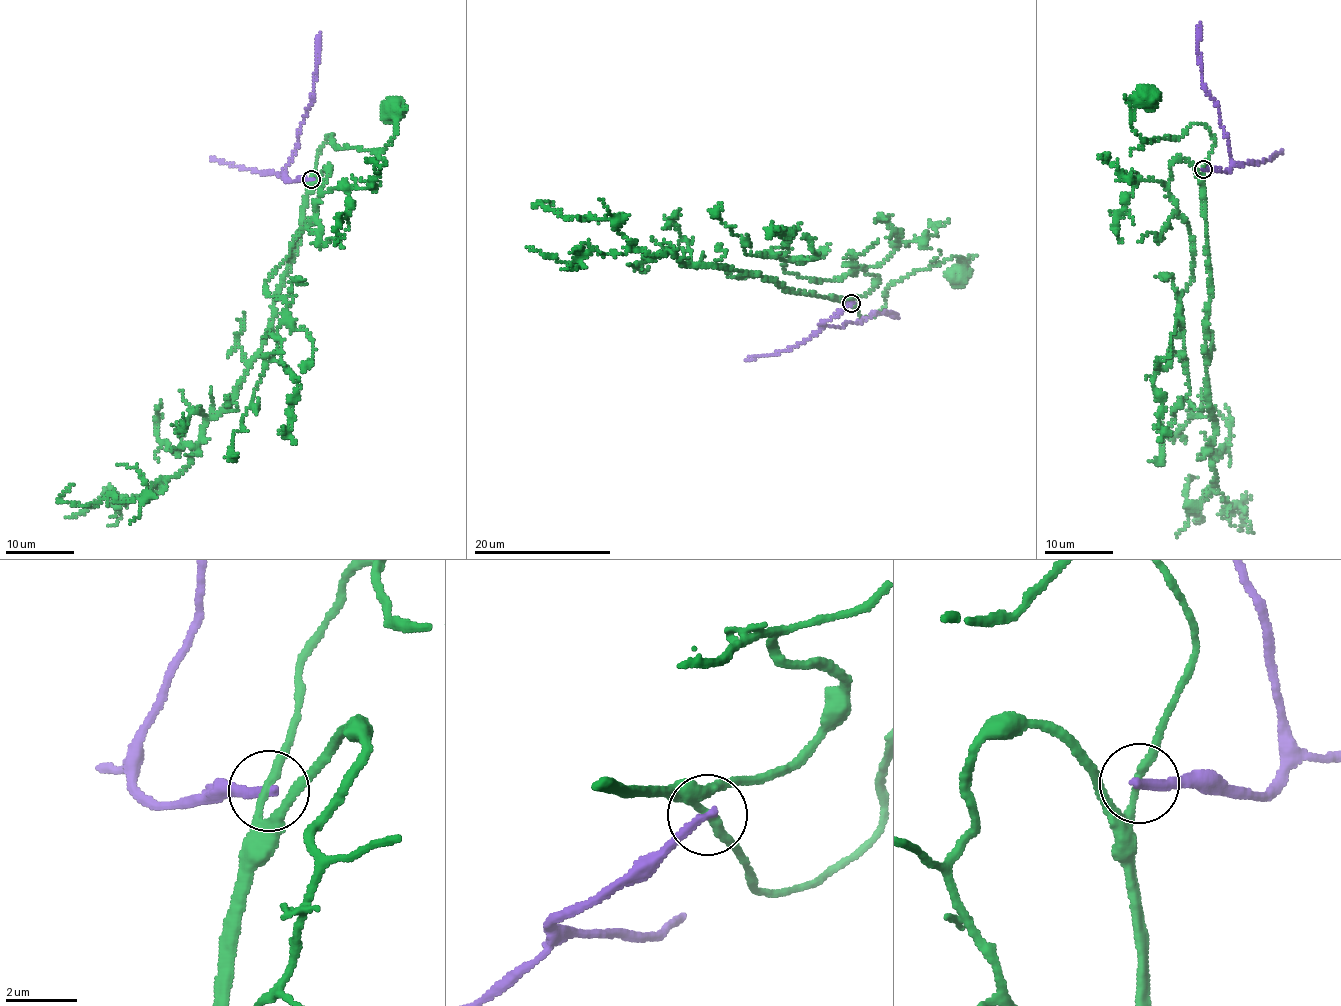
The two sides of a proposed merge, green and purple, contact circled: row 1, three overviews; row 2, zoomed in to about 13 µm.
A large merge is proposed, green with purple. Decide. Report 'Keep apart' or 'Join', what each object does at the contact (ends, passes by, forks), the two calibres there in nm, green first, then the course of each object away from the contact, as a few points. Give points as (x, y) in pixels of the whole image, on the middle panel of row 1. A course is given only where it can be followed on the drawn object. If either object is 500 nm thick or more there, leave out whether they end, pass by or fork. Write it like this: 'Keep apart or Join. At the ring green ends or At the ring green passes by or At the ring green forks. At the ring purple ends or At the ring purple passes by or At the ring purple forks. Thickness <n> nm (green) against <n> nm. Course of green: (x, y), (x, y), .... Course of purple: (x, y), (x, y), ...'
Keep apart. At the ring green passes by. At the ring purple ends. Thickness 200 nm (green) against 260 nm. Course of green: (852, 304), (862, 318), (879, 311), (884, 302), (883, 297), (895, 280), (957, 255), (963, 258), (956, 270). Course of purple: (852, 304), (822, 324), (841, 326), (875, 312), (888, 312), (899, 317)

